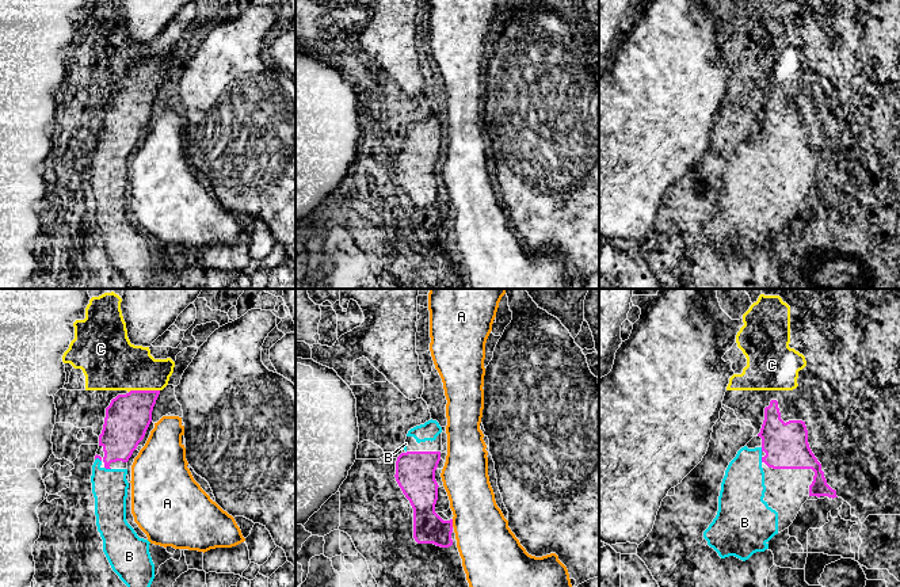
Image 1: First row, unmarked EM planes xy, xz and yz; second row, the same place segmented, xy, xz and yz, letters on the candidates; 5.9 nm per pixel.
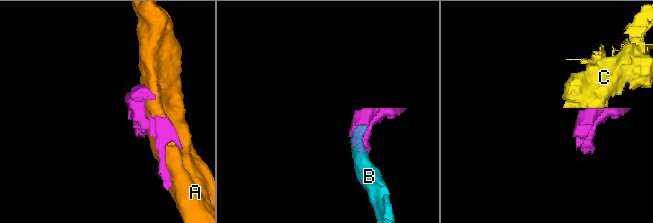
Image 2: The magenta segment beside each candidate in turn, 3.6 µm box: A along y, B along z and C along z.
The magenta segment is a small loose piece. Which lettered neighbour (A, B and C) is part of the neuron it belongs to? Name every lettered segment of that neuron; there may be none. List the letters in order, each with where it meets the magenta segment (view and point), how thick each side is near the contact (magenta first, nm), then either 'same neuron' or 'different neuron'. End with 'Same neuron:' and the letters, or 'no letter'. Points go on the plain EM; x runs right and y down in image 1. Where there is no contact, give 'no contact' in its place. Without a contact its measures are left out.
A: xz (452, 220) | 190/340 nm | different neuron
B: xy (107, 164) | 240/200 nm | same neuron
C: xy (144, 87) | 260/320 nm | same neuron
Same neuron: B, C

